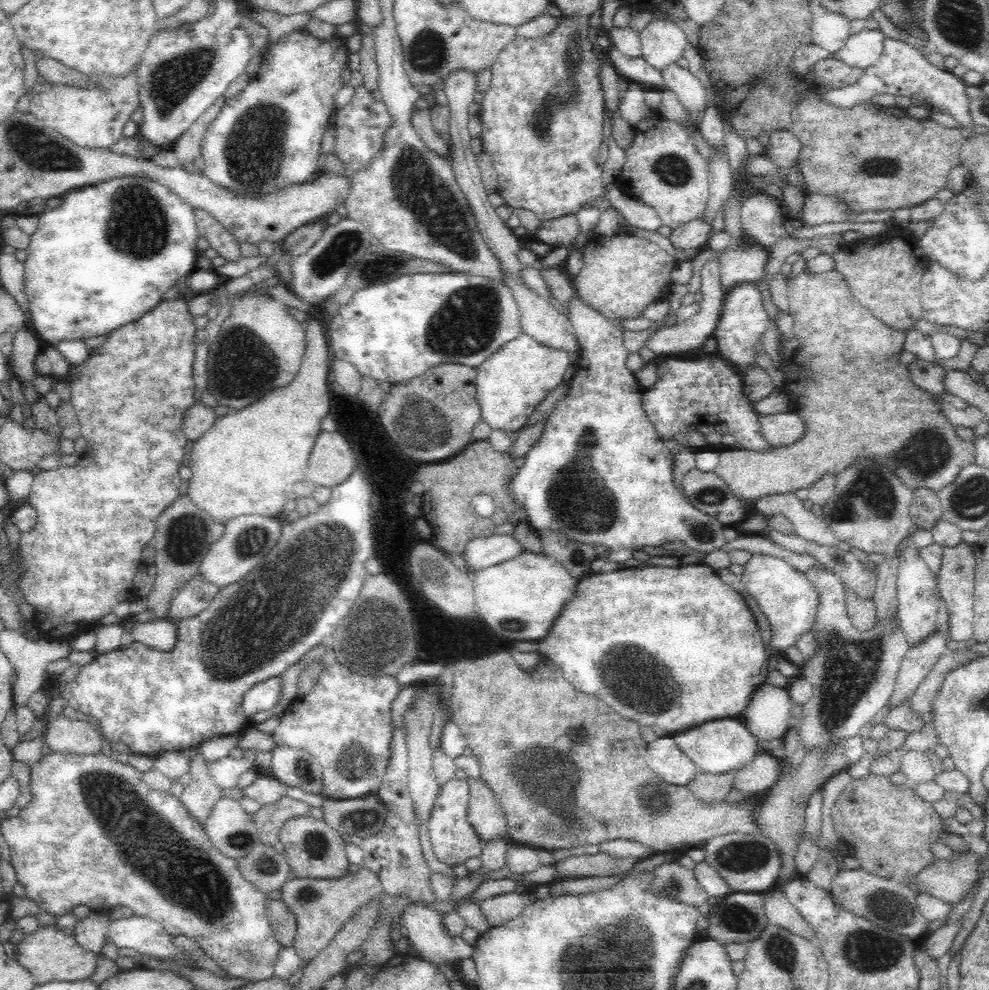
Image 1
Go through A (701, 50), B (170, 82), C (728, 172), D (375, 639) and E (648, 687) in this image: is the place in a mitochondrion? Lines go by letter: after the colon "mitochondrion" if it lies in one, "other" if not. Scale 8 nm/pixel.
A: other
B: mitochondrion
C: other
D: mitochondrion
E: mitochondrion

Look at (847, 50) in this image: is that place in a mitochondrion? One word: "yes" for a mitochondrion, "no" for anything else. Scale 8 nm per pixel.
no

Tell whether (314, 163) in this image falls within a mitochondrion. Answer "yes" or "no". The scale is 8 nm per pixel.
no

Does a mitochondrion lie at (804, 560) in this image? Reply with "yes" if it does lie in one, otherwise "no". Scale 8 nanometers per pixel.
no

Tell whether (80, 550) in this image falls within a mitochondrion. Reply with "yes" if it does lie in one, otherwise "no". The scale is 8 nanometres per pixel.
yes

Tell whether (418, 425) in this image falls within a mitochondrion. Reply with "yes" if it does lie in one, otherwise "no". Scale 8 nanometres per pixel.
yes

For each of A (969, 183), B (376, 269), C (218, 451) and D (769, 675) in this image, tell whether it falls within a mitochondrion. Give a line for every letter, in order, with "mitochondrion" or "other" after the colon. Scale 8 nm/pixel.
A: other
B: mitochondrion
C: other
D: other

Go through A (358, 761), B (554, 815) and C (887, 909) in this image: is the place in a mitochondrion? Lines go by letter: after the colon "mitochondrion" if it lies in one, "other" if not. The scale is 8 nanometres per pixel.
A: mitochondrion
B: mitochondrion
C: mitochondrion

